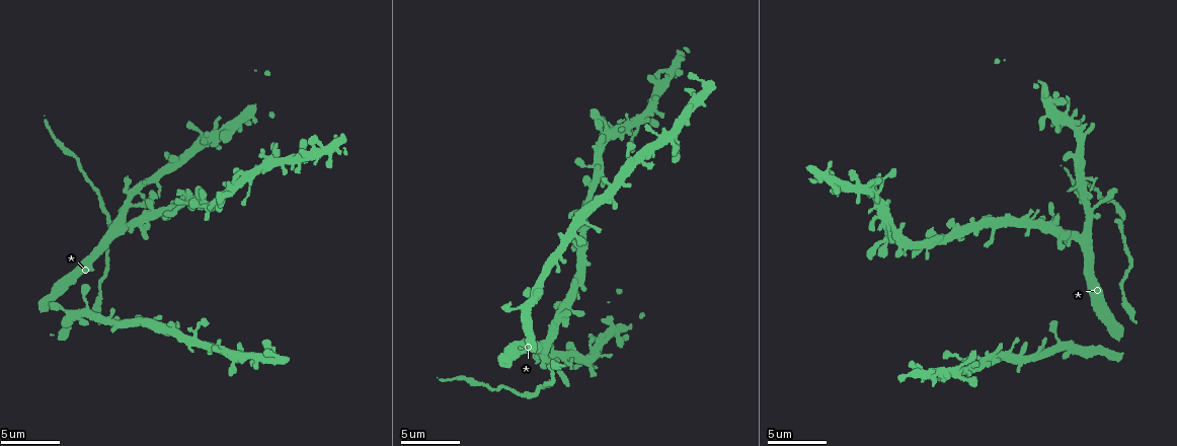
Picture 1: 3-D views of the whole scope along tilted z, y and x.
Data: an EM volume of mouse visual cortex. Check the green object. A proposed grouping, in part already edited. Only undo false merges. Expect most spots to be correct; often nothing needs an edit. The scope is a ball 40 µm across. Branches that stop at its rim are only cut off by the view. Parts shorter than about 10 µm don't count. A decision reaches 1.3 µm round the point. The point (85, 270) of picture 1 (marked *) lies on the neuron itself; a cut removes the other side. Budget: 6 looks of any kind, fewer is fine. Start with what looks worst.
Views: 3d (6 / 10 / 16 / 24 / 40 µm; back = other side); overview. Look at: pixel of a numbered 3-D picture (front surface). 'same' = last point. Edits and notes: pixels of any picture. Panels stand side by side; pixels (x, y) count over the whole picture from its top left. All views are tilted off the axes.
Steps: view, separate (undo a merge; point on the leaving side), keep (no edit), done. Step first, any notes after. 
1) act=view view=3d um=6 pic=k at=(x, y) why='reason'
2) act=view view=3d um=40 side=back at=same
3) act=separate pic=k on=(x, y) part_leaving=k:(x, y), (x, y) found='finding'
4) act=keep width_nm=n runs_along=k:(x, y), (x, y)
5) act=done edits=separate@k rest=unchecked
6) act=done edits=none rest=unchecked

act=view view=3d um=6 pic=1 at=(1084, 235) why='a fork'

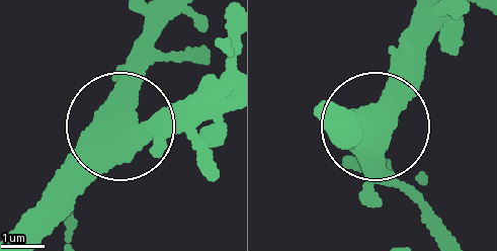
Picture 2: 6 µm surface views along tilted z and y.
act=keep runs_along=2:(22, 237), (55, 183), (114, 123), (115, 66) found='one neuron here'

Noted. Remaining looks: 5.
act=view view=3d um=6 pic=1 at=(528, 301) why='three arms meet'

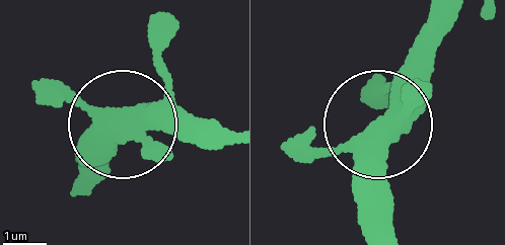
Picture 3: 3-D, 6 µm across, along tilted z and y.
act=keep arms=3 found='one neuron here'

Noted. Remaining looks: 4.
act=view view=3d um=10 pic=1 at=(582, 228) why='three-way junction'

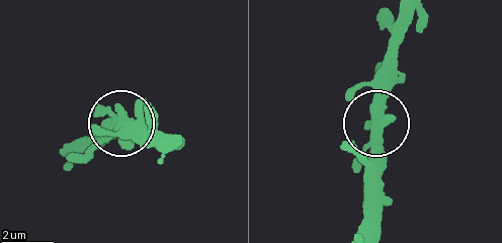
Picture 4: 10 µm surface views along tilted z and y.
act=keep runs_along=4:(357, 229), (367, 210), (369, 135), (390, 59) found='one neuron here'

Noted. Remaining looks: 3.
act=done edits=none rest=unchecked

